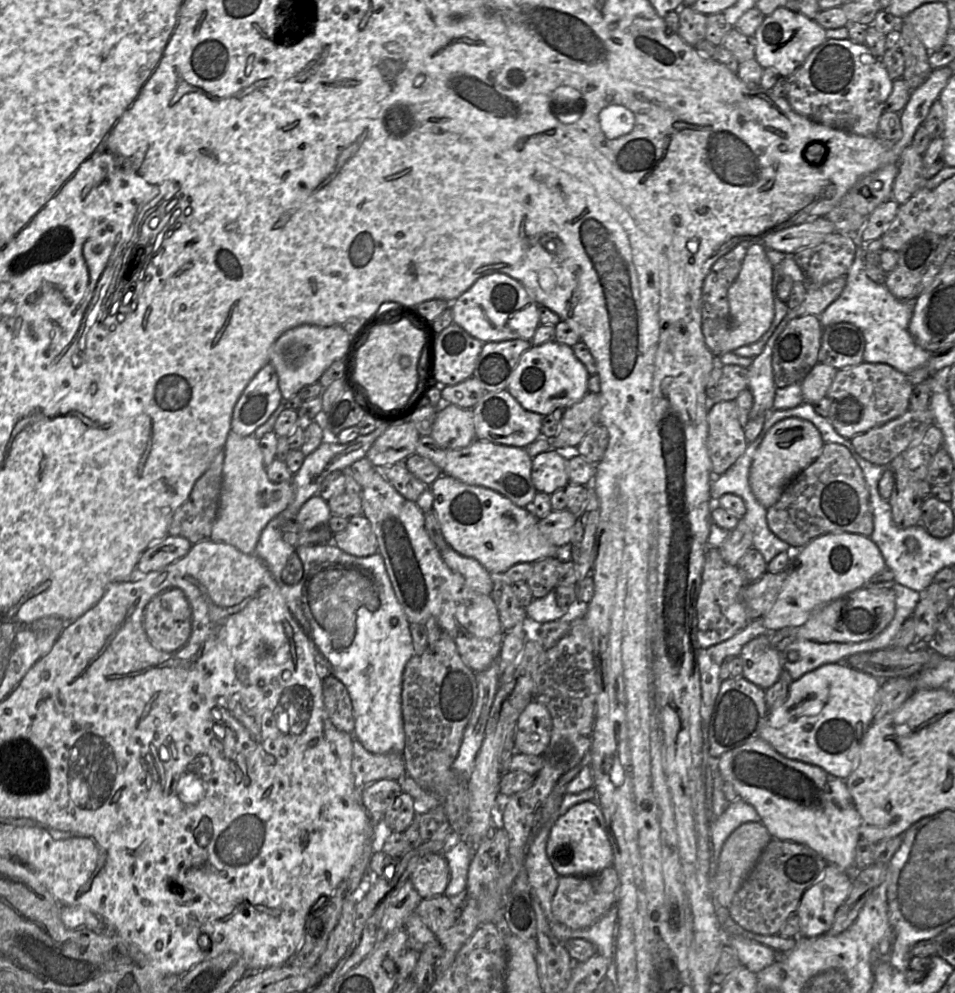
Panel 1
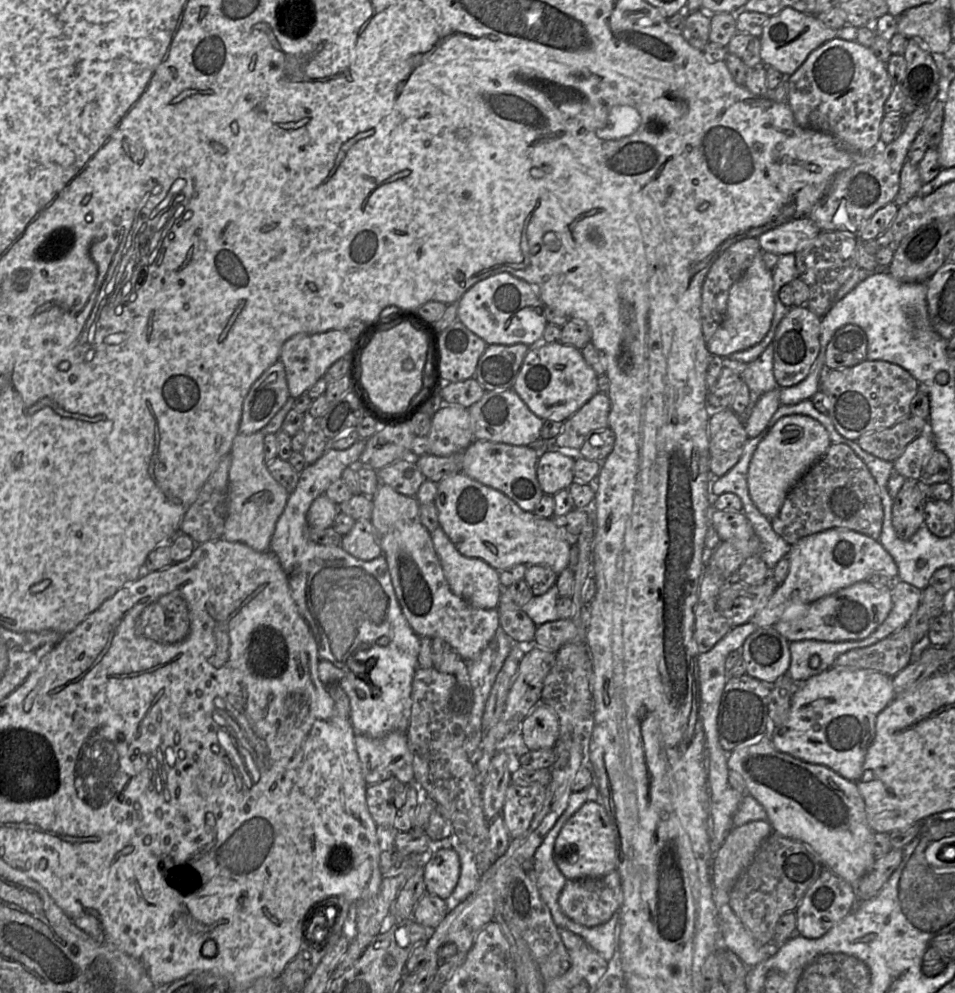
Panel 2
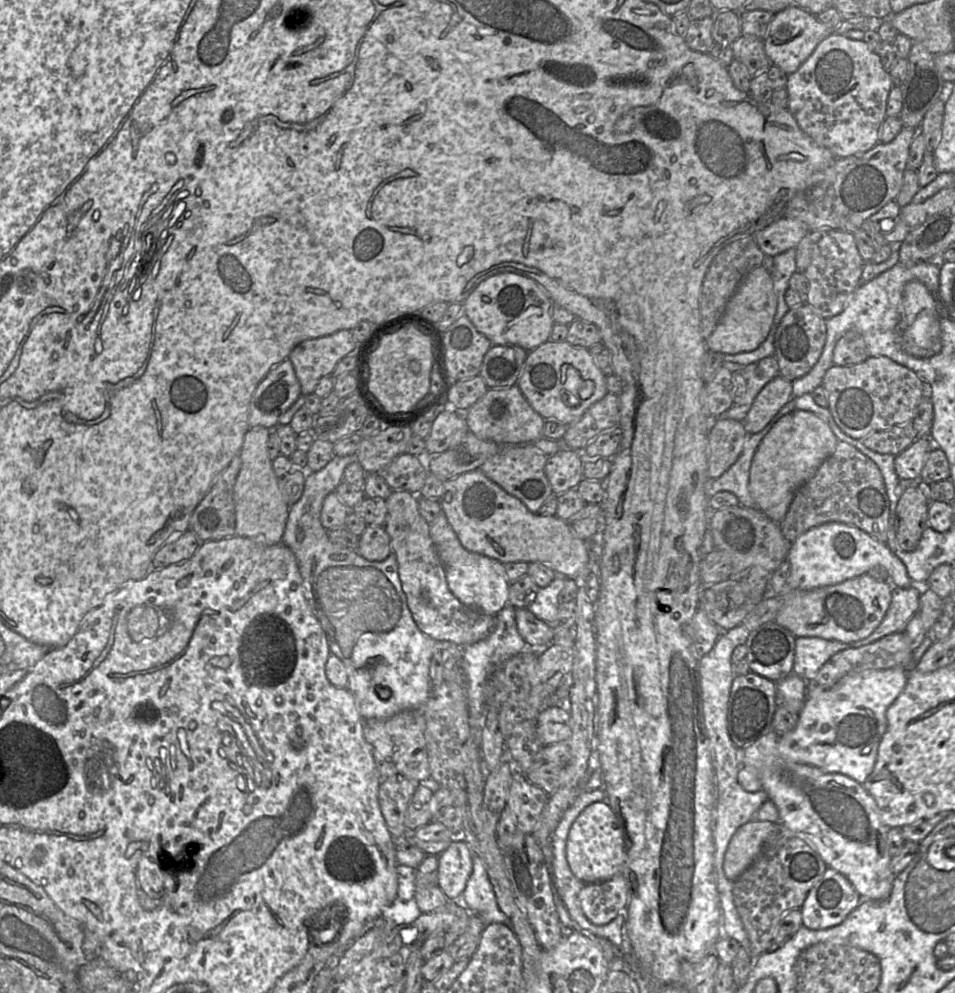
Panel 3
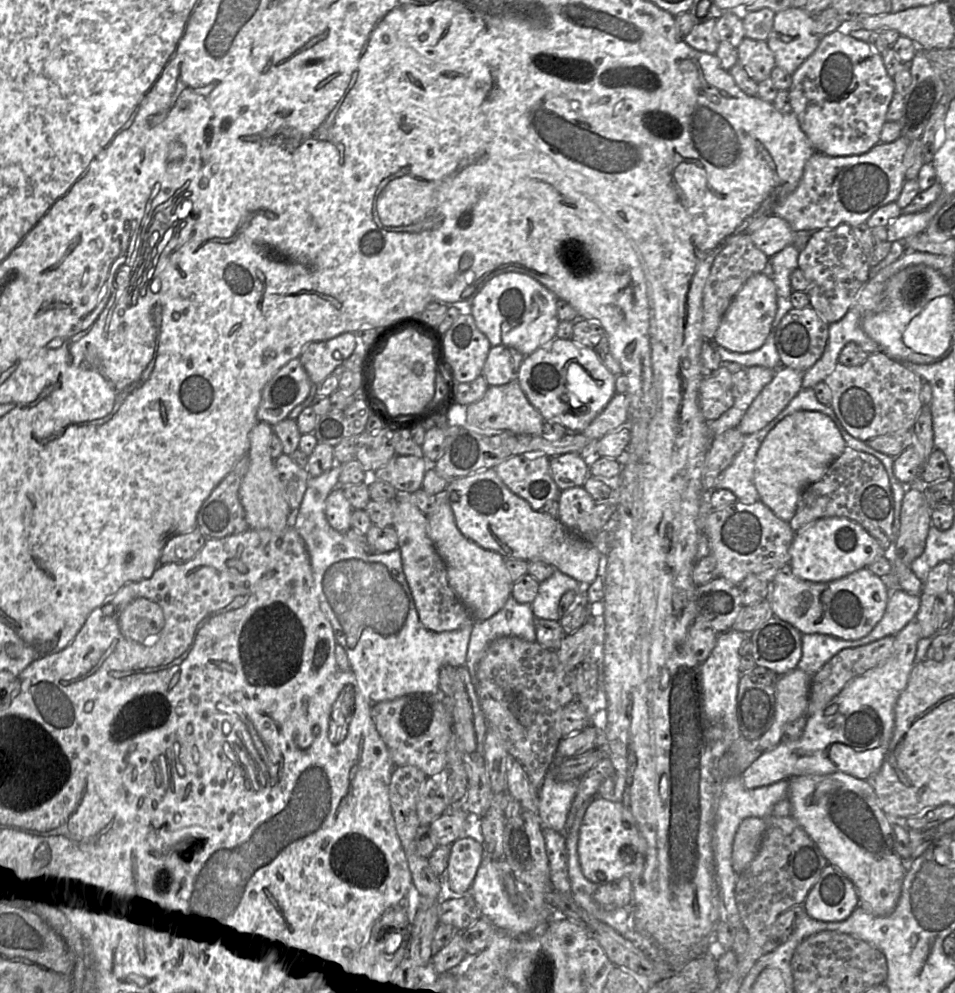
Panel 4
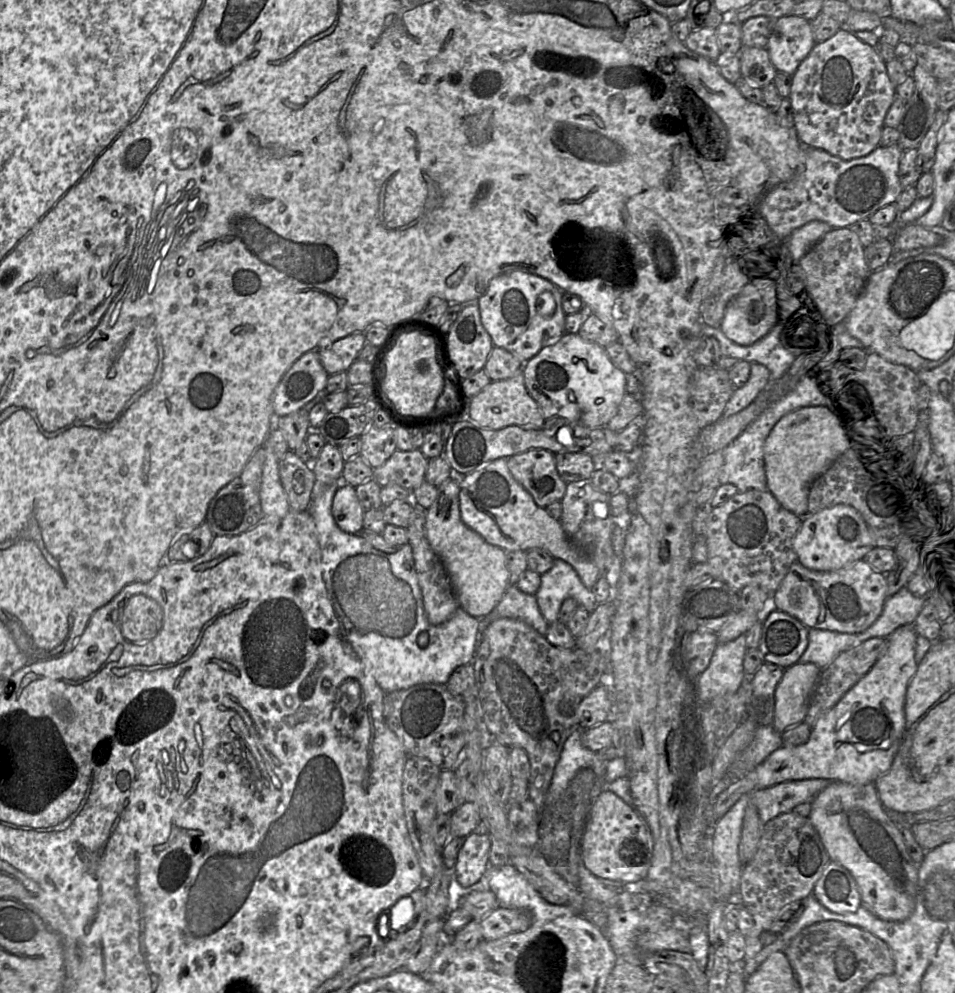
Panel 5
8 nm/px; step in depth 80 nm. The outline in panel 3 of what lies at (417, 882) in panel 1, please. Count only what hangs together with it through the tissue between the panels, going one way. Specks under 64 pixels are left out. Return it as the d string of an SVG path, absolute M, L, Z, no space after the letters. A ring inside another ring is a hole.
M462 839L453 841L438 855L437 885L448 900L458 900L473 867L473 853Z

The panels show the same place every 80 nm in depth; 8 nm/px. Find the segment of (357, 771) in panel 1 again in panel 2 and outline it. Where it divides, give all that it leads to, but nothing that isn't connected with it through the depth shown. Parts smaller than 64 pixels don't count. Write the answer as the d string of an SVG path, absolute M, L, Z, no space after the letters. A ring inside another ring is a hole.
M393 732L380 738L355 734L354 747L366 786L390 778L415 786L413 755L406 733Z

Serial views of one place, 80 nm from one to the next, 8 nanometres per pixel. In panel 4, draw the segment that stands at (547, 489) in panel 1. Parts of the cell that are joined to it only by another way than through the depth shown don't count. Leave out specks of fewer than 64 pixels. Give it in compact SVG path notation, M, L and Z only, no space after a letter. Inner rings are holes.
M565 453L550 457L551 475L560 491L583 486L590 476L589 458L579 453Z

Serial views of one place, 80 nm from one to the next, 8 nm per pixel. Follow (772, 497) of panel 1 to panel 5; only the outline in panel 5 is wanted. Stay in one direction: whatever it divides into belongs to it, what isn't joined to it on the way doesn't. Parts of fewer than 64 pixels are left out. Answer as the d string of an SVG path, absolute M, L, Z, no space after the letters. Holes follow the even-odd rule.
M799 409L785 415L775 424L764 443L767 490L784 509L806 517L810 485L850 447L837 422L826 414Z

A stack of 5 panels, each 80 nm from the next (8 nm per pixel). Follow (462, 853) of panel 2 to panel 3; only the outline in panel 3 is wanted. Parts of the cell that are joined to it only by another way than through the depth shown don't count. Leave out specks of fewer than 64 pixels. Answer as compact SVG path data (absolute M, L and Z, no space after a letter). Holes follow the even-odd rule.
M473 855L472 872L458 900L462 901L471 913L479 915L486 925L507 924L507 918L497 904L485 865L478 856Z

